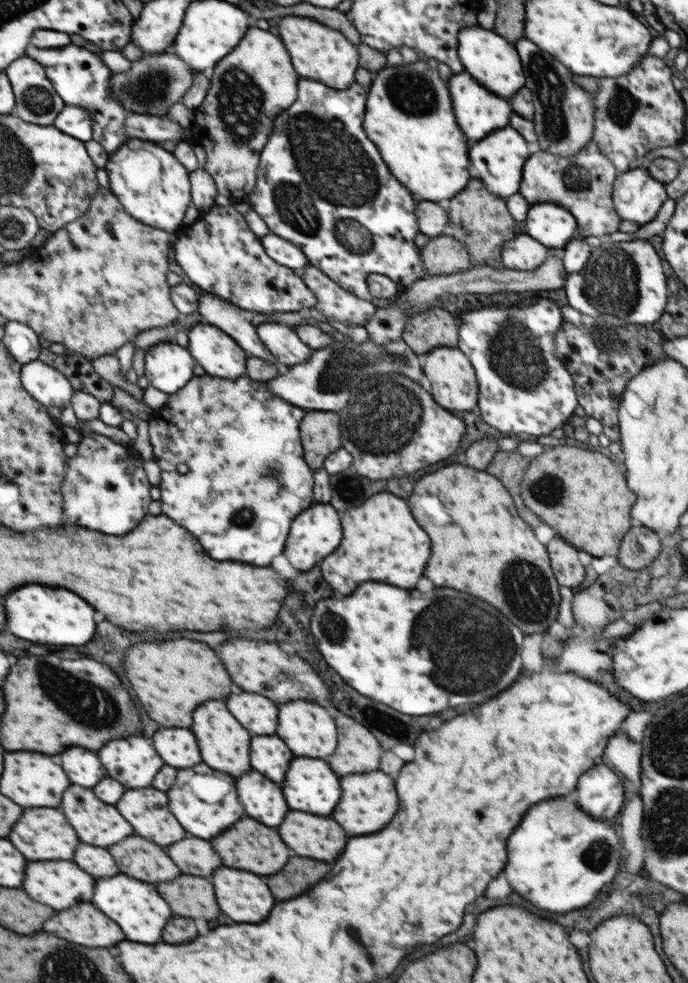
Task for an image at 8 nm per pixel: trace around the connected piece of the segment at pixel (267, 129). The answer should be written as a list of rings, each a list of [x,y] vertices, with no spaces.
[[[248,28],[248,40],[240,40],[228,60],[218,64],[214,69],[208,90],[208,104],[206,100],[193,111],[194,119],[191,124],[190,142],[202,146],[206,153],[205,171],[212,176],[217,186],[217,194],[230,198],[232,202],[245,200],[255,190],[260,152],[272,134],[272,126],[278,114],[282,114],[294,100],[296,100],[296,84],[298,74],[290,64],[288,50],[284,48],[282,40],[266,30]]]

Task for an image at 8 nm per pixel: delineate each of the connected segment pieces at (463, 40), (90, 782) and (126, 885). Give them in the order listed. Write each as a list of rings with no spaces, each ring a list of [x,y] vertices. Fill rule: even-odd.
[[[480,25],[466,27],[460,29],[457,38],[457,55],[460,62],[465,70],[489,91],[510,100],[520,87],[525,86],[526,76],[517,48],[493,29],[484,29]]]
[[[68,748],[68,752],[62,752],[60,758],[64,768],[68,768],[72,782],[84,788],[96,786],[106,776],[106,770],[100,764],[96,752],[90,752],[86,748]]]
[[[126,874],[102,878],[100,884],[96,884],[96,900],[92,900],[92,904],[96,904],[96,908],[100,908],[100,912],[104,912],[106,916],[112,916],[112,920],[116,920],[116,924],[120,924],[124,932],[128,932],[128,940],[136,940],[142,944],[158,942],[162,938],[166,922],[172,916],[172,910],[168,908],[166,900],[158,896],[154,886],[134,880]]]

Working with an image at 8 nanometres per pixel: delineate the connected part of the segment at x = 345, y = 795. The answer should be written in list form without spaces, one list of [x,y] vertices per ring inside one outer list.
[[[380,770],[368,772],[368,774],[348,774],[348,776],[340,778],[340,784],[342,784],[342,798],[340,798],[338,806],[334,808],[332,816],[336,816],[334,820],[350,836],[378,832],[380,826],[384,828],[392,820],[392,816],[398,808],[398,796],[396,796],[394,780],[388,774],[384,774]]]

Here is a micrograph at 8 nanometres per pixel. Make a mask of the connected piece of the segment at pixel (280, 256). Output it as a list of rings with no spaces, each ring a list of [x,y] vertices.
[[[268,233],[261,240],[266,254],[272,260],[282,266],[291,268],[297,276],[302,277],[304,267],[310,265],[310,260],[306,258],[306,255],[298,246],[294,246],[290,240],[284,240],[274,233]]]

